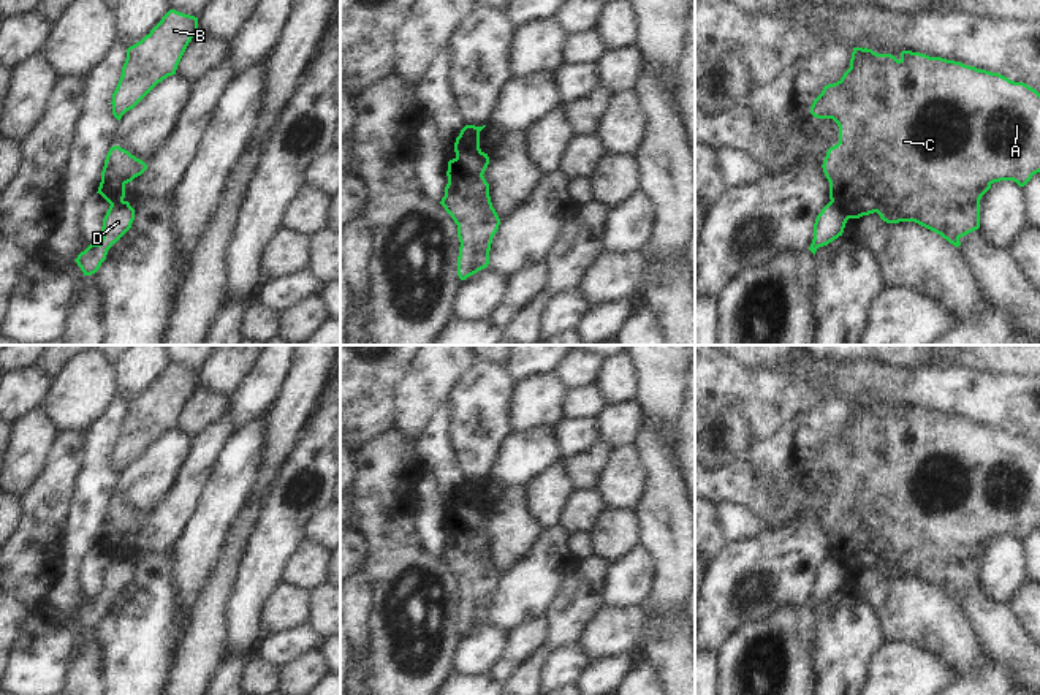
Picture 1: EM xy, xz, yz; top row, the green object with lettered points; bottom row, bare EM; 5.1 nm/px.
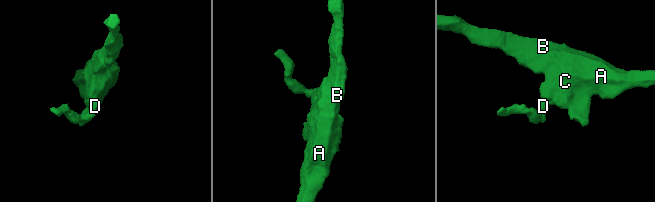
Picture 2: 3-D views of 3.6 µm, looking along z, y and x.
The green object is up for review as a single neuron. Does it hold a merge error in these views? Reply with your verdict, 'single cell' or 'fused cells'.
fused cells

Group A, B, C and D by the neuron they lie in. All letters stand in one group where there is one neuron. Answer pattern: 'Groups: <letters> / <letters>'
Groups: A B C / D

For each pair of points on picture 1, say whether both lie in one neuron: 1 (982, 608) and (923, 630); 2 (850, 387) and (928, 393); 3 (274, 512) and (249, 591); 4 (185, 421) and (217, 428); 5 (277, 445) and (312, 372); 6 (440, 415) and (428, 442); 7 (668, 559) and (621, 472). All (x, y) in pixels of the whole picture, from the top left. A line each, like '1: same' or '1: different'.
1: different
2: same
3: same
4: different
5: same
6: same
7: different

